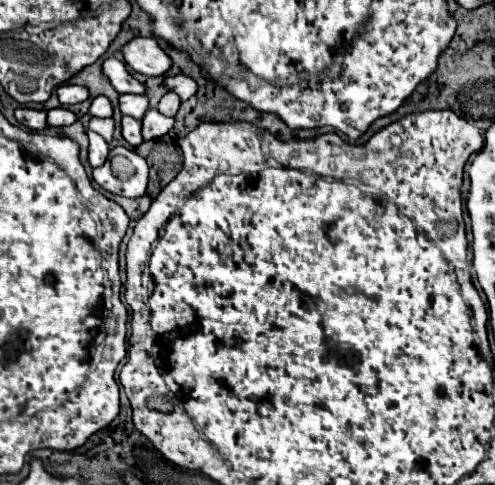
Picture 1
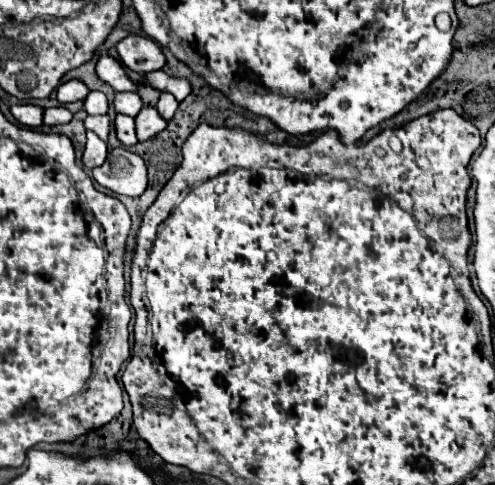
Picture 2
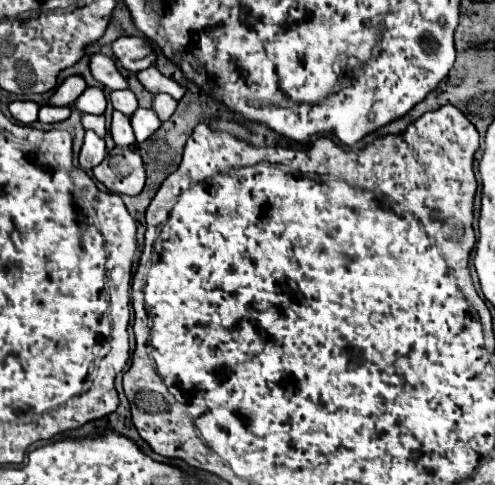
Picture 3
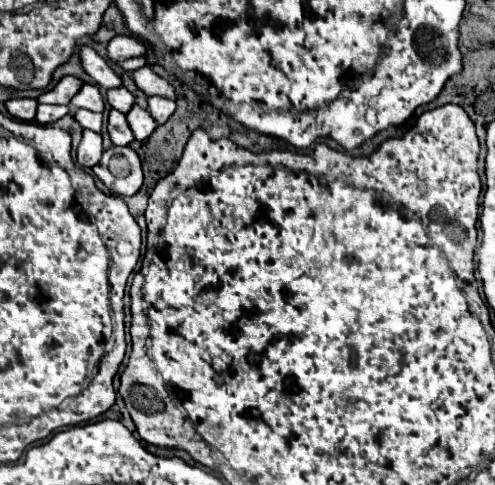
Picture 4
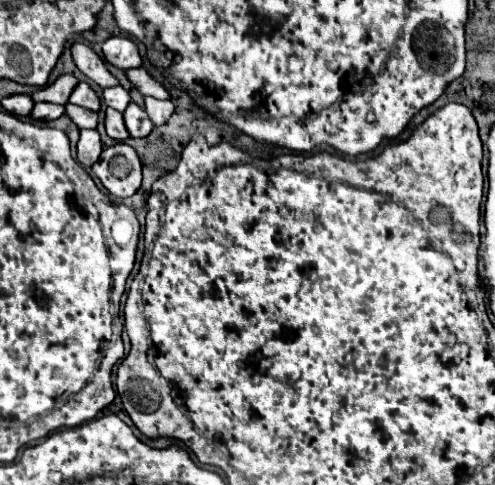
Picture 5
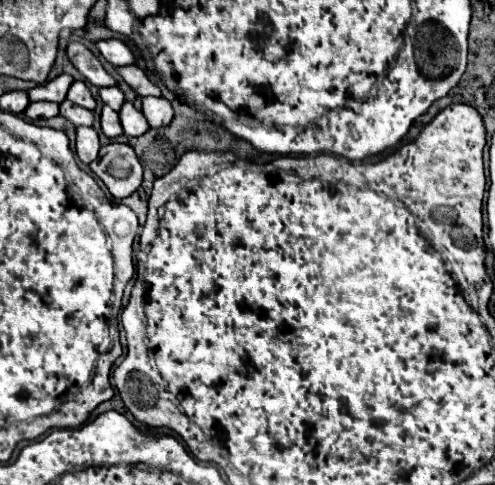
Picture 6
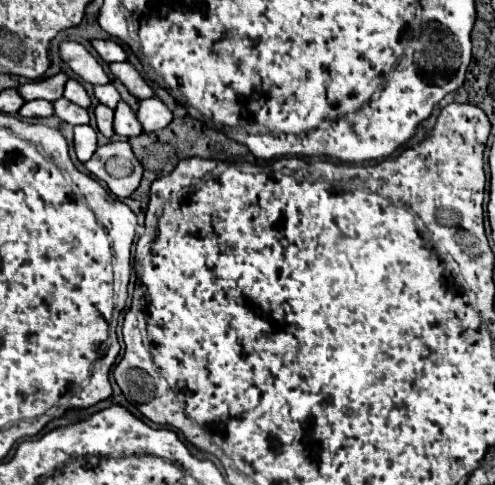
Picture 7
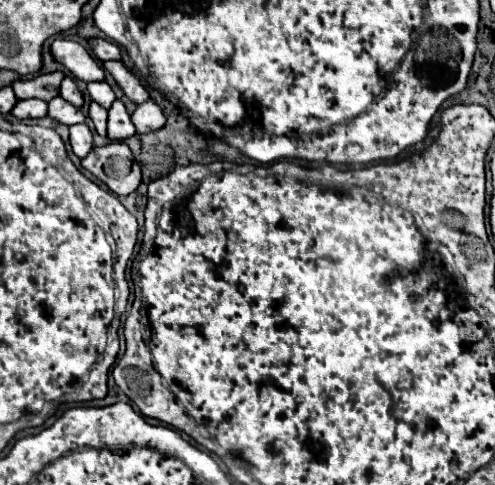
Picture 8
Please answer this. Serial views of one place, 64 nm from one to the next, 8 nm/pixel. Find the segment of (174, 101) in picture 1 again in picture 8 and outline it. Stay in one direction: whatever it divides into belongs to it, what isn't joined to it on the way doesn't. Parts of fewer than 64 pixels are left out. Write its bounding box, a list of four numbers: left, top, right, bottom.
[132,100,166,134]

